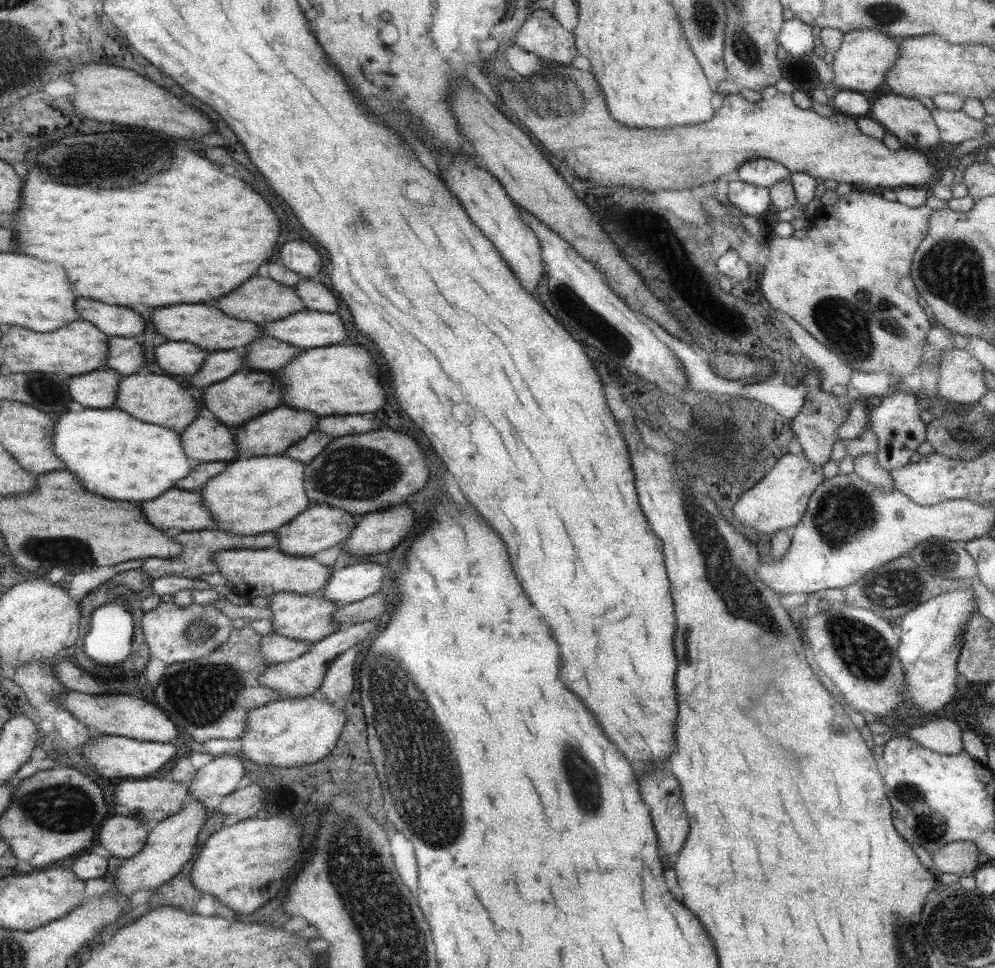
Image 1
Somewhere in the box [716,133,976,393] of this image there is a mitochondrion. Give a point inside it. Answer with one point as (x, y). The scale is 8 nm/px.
(853, 328)

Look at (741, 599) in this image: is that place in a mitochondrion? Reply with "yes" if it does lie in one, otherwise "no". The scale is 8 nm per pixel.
yes

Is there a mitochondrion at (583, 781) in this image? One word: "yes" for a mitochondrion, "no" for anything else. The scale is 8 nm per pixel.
yes

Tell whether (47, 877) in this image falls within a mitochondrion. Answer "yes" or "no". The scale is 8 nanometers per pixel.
no

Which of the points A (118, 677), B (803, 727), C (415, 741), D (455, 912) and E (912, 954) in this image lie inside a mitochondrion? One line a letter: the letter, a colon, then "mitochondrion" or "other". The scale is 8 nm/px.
A: other
B: other
C: mitochondrion
D: other
E: mitochondrion

